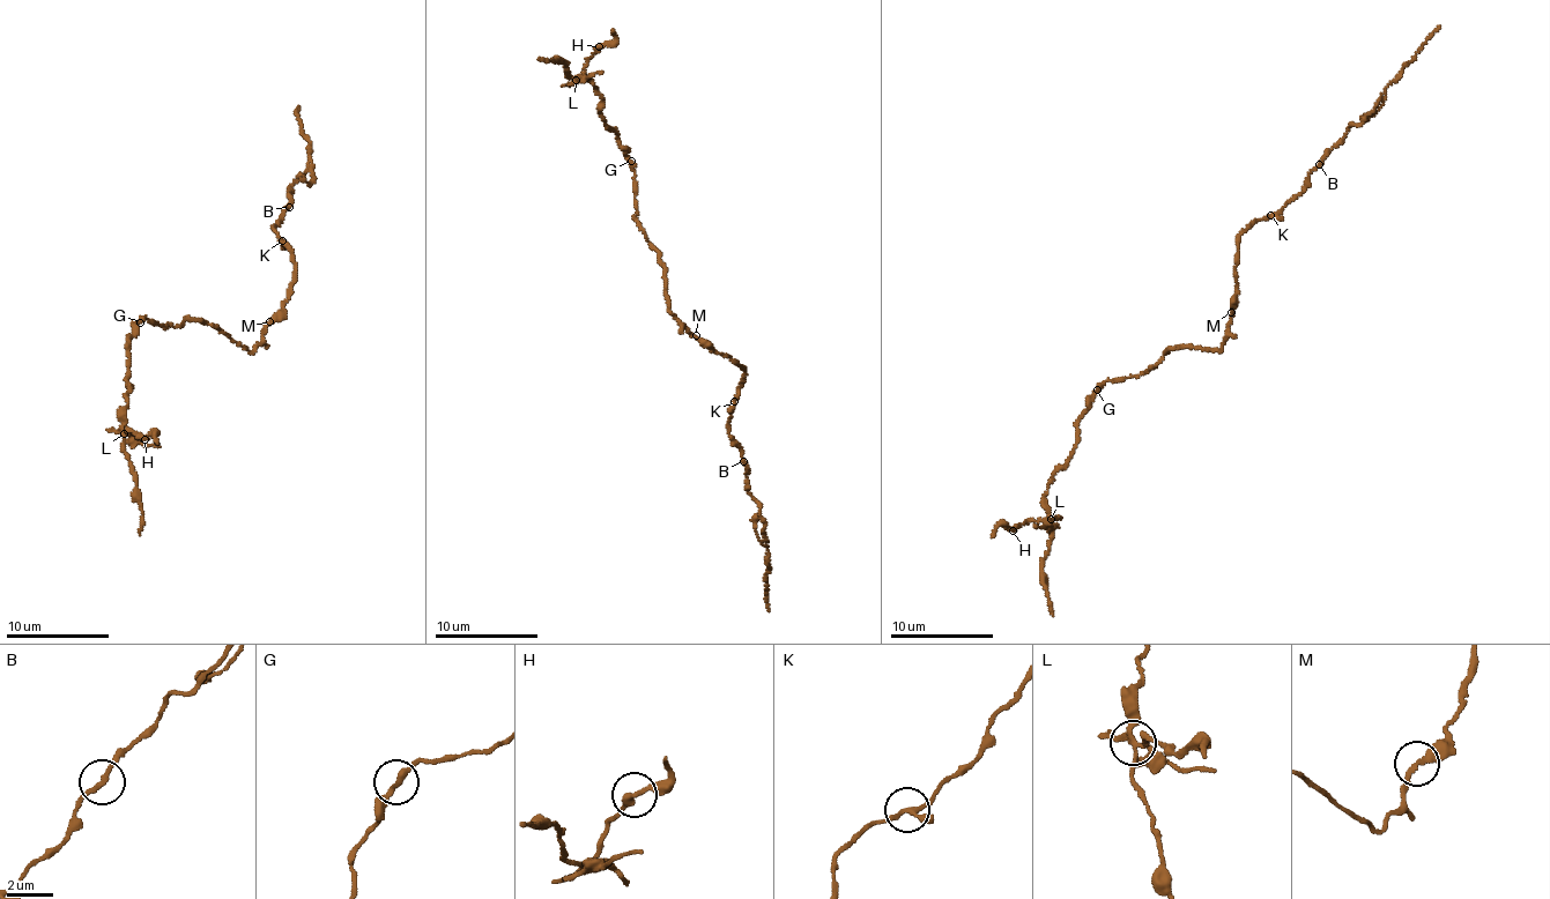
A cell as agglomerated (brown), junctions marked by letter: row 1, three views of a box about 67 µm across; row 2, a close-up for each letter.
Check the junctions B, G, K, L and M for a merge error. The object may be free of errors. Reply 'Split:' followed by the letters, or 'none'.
Split: L

